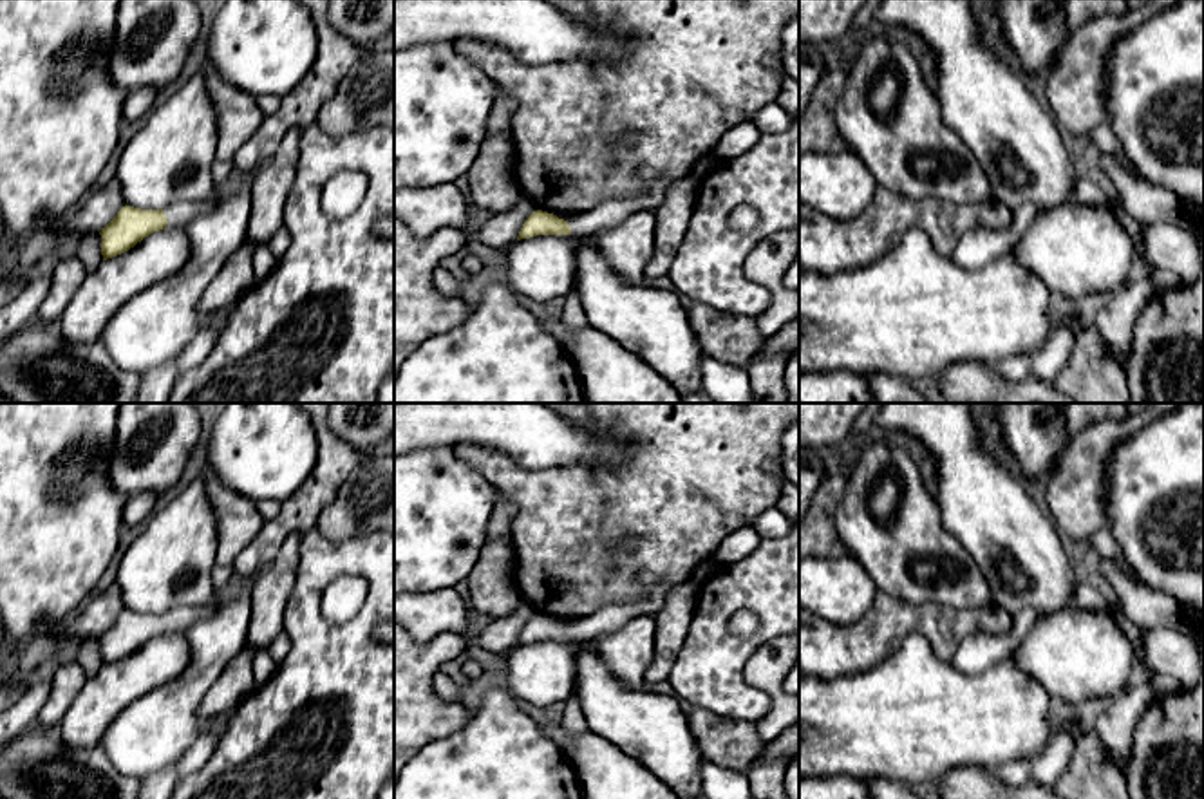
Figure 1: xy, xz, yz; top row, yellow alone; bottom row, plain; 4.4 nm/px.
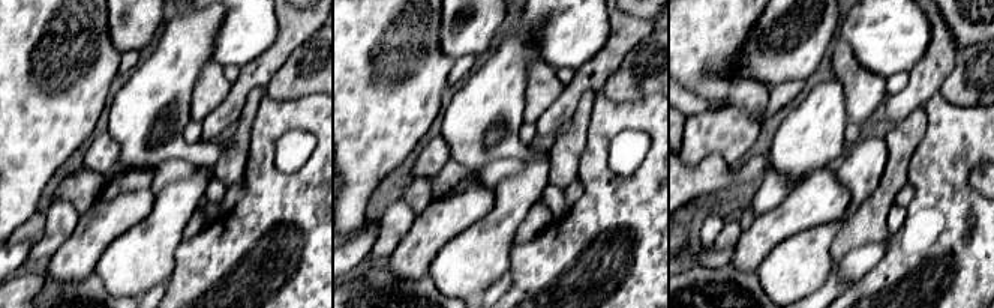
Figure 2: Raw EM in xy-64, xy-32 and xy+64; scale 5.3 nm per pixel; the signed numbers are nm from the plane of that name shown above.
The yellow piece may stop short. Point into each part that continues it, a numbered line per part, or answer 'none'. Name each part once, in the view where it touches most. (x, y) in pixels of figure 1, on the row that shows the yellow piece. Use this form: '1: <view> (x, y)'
1: xy (179, 216)

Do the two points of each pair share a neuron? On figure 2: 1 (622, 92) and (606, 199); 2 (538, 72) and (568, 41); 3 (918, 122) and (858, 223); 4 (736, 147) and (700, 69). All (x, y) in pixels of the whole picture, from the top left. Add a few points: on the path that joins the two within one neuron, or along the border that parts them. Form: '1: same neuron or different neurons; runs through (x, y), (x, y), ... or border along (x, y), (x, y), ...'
1: different neurons; border along (601, 92), (615, 101), (634, 101), (652, 95)
2: different neurons; border along (540, 59), (556, 69)
3: same neuron; runs through (900, 147), (894, 178), (882, 197)
4: same neuron; runs through (736, 128), (736, 104), (720, 87)

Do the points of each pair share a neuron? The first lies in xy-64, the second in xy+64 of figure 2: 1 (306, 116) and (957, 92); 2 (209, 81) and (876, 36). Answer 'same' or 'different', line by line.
1: different
2: different

